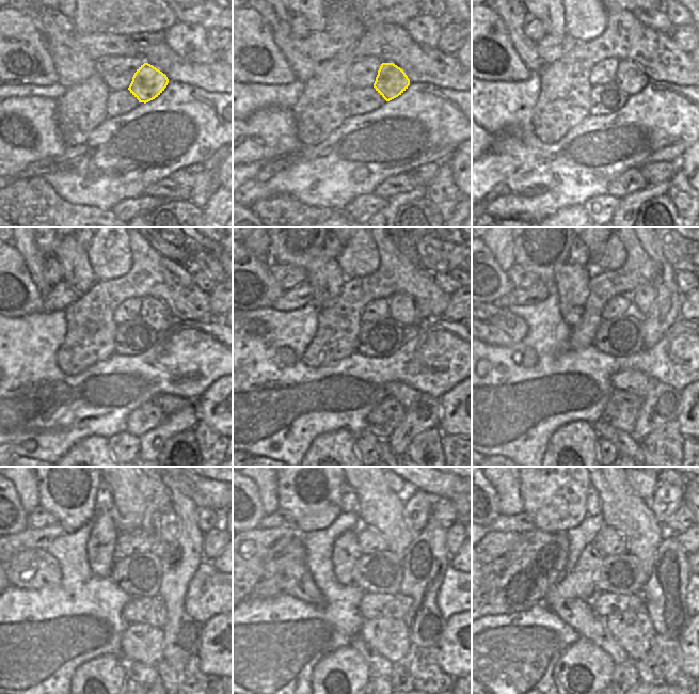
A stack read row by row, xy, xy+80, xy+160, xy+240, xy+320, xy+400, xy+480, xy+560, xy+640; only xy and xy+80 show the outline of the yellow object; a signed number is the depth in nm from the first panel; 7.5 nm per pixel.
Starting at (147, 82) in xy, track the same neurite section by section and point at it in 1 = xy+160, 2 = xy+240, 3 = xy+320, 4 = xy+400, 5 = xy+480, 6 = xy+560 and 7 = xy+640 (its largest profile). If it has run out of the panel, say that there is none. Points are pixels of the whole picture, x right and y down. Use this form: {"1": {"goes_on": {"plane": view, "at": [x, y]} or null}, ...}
{"1": {"goes_on": {"plane": "xy+160", "at": [631, 78]}}, "2": {"goes_on": {"plane": "xy+240", "at": [154, 312]}}, "3": {"goes_on": {"plane": "xy+320", "at": [401, 309]}}, "4": {"goes_on": {"plane": "xy+400", "at": [642, 298]}}, "5": {"goes_on": {"plane": "xy+480", "at": [167, 527]}}, "6": {"goes_on": {"plane": "xy+560", "at": [418, 505]}}, "7": {"goes_on": {"plane": "xy+640", "at": [667, 499]}}}

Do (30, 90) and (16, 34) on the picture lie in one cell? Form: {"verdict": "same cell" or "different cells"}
{"verdict": "different cells"}

